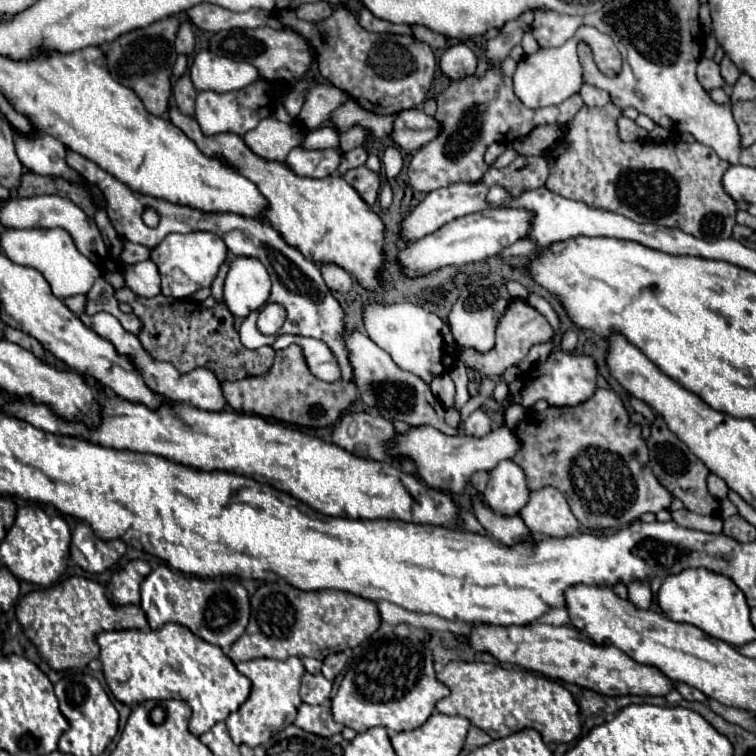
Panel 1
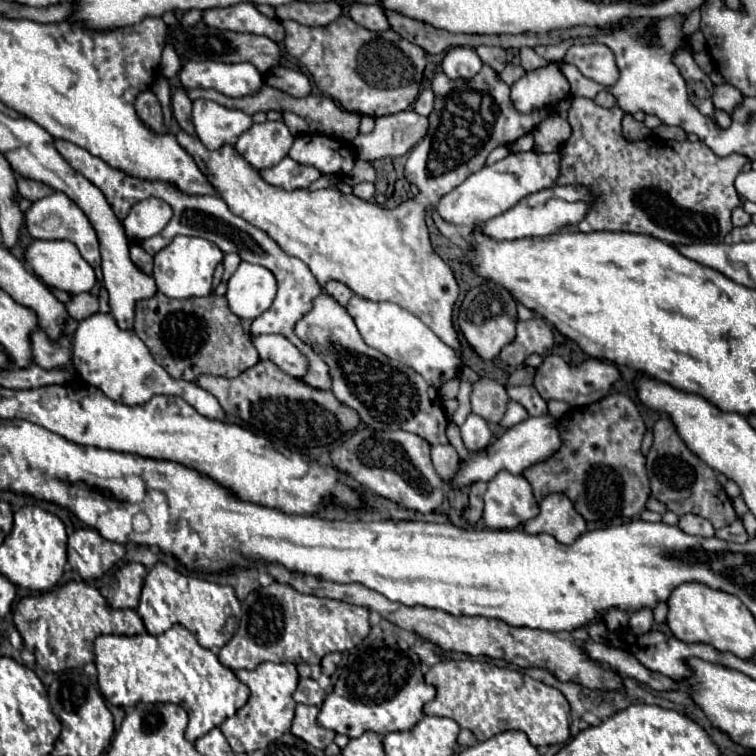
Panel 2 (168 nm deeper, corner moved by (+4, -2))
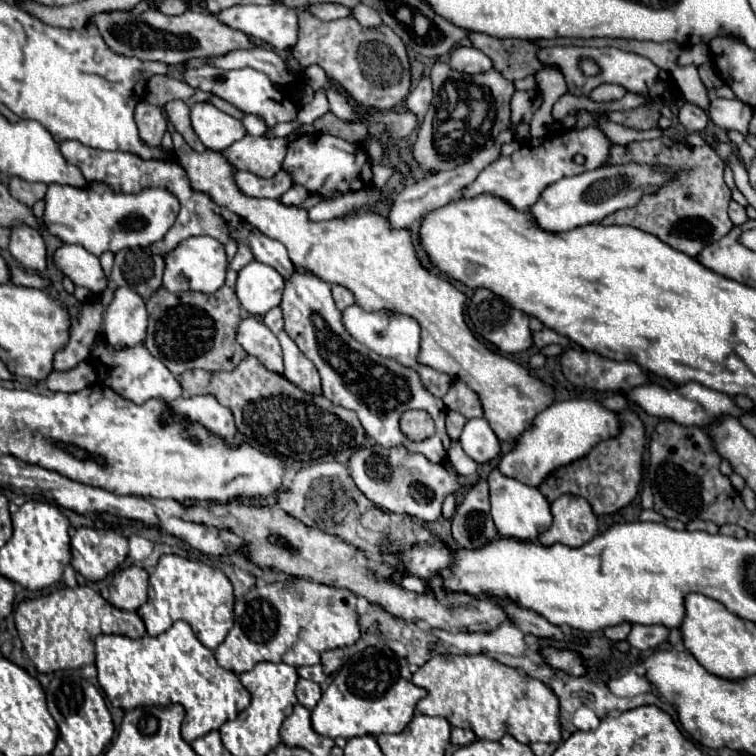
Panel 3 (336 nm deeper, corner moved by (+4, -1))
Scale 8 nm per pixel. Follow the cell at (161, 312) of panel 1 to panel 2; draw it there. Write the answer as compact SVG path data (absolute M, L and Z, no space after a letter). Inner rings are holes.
M157 292L153 298L135 304L133 332L151 350L155 362L181 380L195 382L203 374L235 378L259 362L259 352L251 346L239 318L229 310L225 296L175 300Z

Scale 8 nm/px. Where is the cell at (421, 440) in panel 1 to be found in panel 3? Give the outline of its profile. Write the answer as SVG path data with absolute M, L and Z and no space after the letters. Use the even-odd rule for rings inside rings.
M595 399L557 401L545 411L541 411L535 417L533 427L527 429L517 439L517 443L507 455L501 457L499 471L505 477L513 477L529 487L539 487L551 471L585 457L599 441L617 437L619 433L621 433L619 415L615 411L605 409L599 401Z

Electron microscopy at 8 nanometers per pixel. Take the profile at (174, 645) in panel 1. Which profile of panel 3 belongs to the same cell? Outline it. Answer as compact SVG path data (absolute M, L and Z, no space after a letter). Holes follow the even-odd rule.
M175 621L171 629L165 633L151 637L143 635L139 639L131 639L125 635L99 635L95 639L95 653L97 653L98 684L113 707L119 709L135 709L135 707L151 707L151 705L165 705L165 703L179 703L185 707L185 719L181 725L181 737L191 743L209 731L219 729L225 721L235 719L249 703L251 695L241 685L239 677L233 671L227 671L217 665L215 655L207 649L191 631L185 621Z

